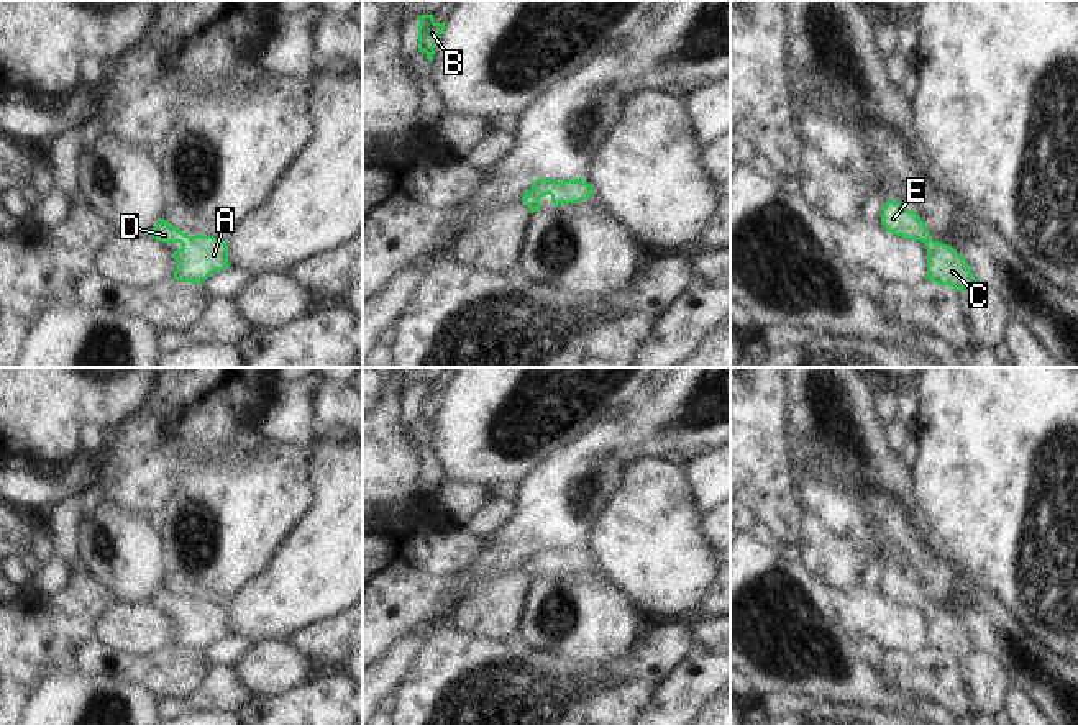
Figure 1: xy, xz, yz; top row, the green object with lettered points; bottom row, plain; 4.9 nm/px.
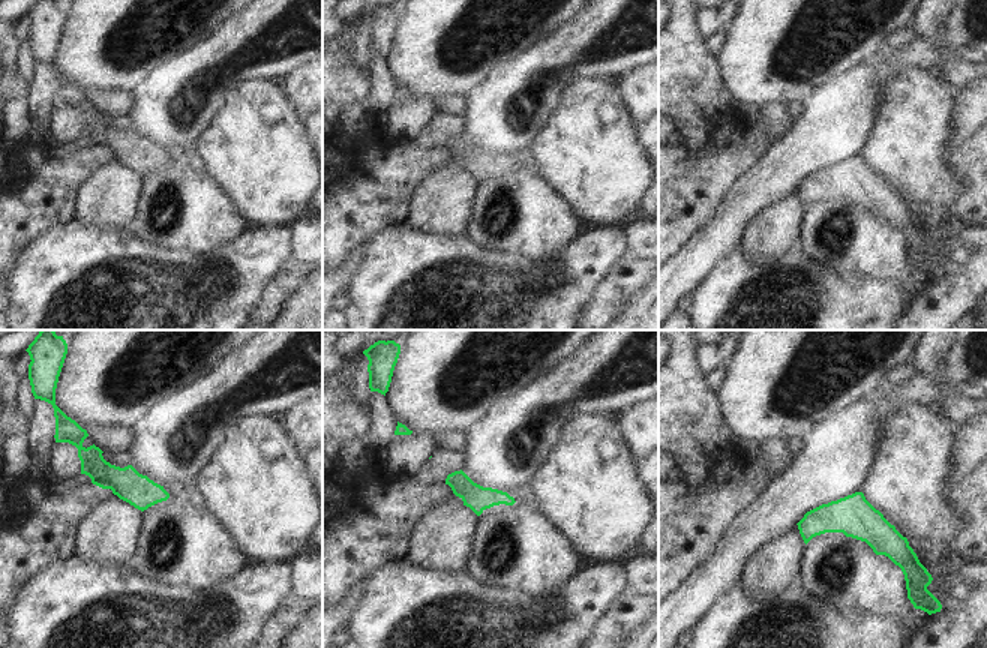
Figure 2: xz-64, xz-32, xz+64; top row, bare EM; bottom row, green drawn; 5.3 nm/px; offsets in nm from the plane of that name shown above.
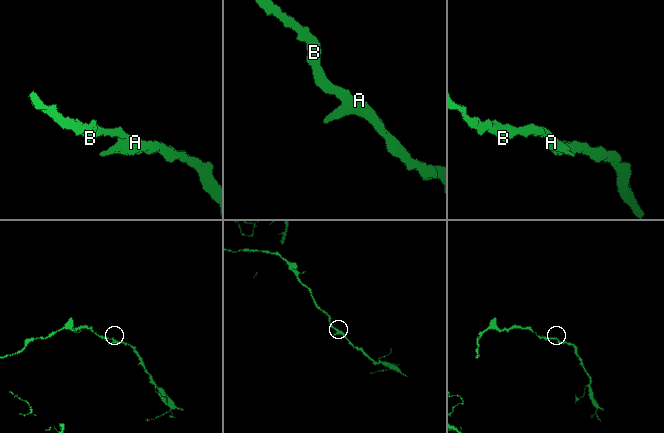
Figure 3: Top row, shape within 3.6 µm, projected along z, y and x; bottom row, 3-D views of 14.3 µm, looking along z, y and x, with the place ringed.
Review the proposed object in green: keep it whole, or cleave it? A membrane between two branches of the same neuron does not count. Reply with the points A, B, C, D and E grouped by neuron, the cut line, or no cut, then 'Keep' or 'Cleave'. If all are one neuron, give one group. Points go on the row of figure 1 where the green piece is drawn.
Groups: A B C D E. No split. Keep

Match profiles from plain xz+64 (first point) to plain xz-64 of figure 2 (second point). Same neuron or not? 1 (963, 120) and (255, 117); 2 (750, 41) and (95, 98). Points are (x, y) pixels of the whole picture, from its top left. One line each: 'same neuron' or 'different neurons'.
1: different neurons
2: different neurons

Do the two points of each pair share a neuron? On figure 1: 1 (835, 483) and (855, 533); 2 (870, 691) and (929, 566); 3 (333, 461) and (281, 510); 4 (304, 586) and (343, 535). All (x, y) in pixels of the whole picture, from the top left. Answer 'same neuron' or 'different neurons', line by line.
1: same neuron
2: different neurons
3: different neurons
4: same neuron

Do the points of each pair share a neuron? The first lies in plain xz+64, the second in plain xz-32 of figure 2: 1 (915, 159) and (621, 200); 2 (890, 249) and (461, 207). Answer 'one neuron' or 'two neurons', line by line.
1: one neuron
2: two neurons

